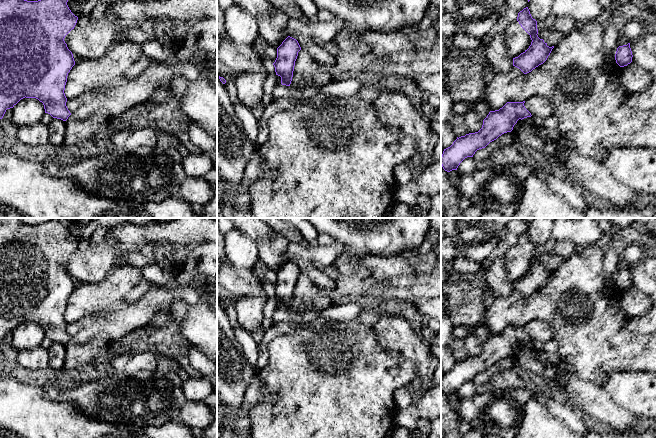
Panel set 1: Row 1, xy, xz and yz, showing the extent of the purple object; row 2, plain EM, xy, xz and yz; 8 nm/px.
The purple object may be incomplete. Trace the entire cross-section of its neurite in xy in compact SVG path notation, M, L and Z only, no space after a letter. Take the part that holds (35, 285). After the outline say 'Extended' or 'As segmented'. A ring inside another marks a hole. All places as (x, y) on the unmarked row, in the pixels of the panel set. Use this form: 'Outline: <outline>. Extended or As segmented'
Outline: M0 218L0 343L3 342L7 333L13 332L23 322L36 322L43 327L45 337L50 338L53 342L66 345L71 339L66 330L67 322L64 314L67 306L67 300L72 291L75 289L72 276L68 273L64 265L65 260L74 253L78 241L69 233L67 226L71 222L70 218L51 218L50 220L38 225L27 225L20 221L19 218Z. As segmented

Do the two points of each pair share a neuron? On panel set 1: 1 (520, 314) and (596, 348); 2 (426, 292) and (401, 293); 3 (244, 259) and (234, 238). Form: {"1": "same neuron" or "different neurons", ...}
{"1": "same neuron", "2": "same neuron", "3": "same neuron"}

